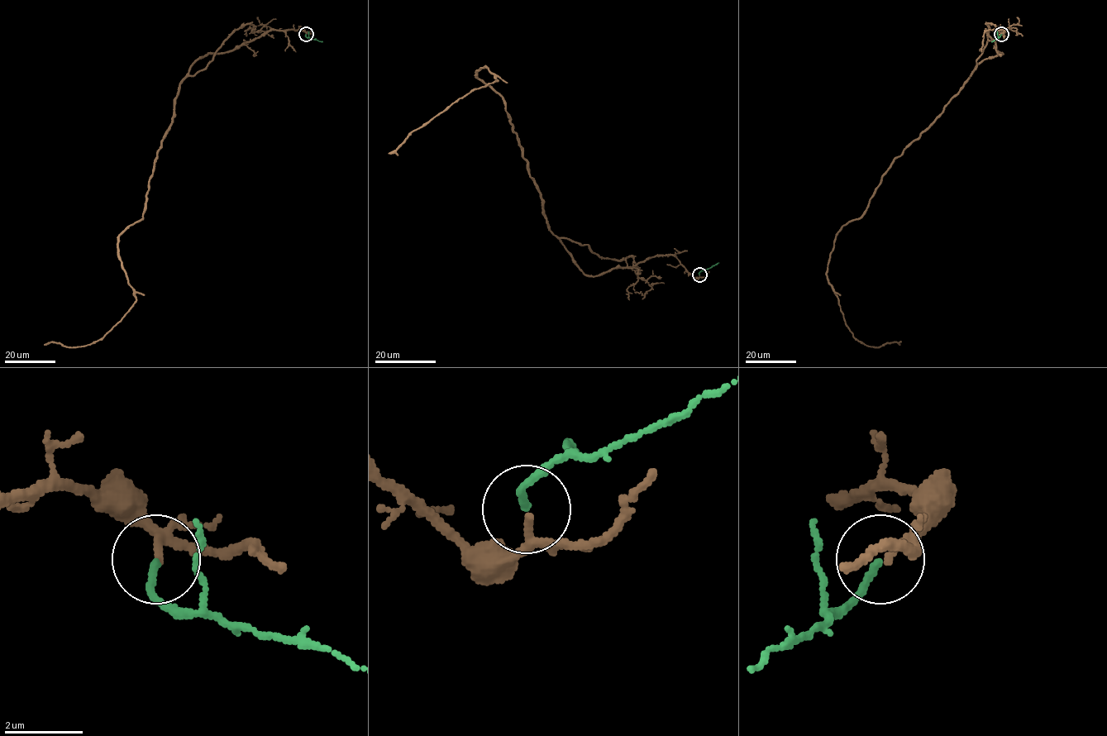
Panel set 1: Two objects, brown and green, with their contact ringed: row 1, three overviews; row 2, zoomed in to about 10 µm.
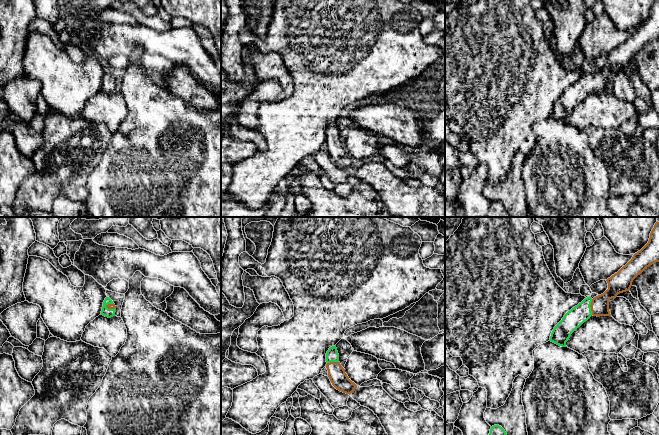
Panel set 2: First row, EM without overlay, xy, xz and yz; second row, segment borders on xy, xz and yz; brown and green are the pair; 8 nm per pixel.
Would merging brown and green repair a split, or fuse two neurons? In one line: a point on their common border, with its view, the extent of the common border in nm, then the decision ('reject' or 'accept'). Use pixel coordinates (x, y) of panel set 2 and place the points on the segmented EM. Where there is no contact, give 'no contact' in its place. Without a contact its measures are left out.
yz (590, 306) | 130 nm | accept

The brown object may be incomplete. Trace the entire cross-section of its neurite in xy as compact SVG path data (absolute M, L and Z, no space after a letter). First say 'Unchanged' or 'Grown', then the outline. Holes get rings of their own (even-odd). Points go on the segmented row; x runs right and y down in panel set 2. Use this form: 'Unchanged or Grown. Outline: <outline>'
Grown. Outline: M106 297L103 302L101 315L111 318L111 317L115 316L115 312L116 312L115 304L109 297Z

